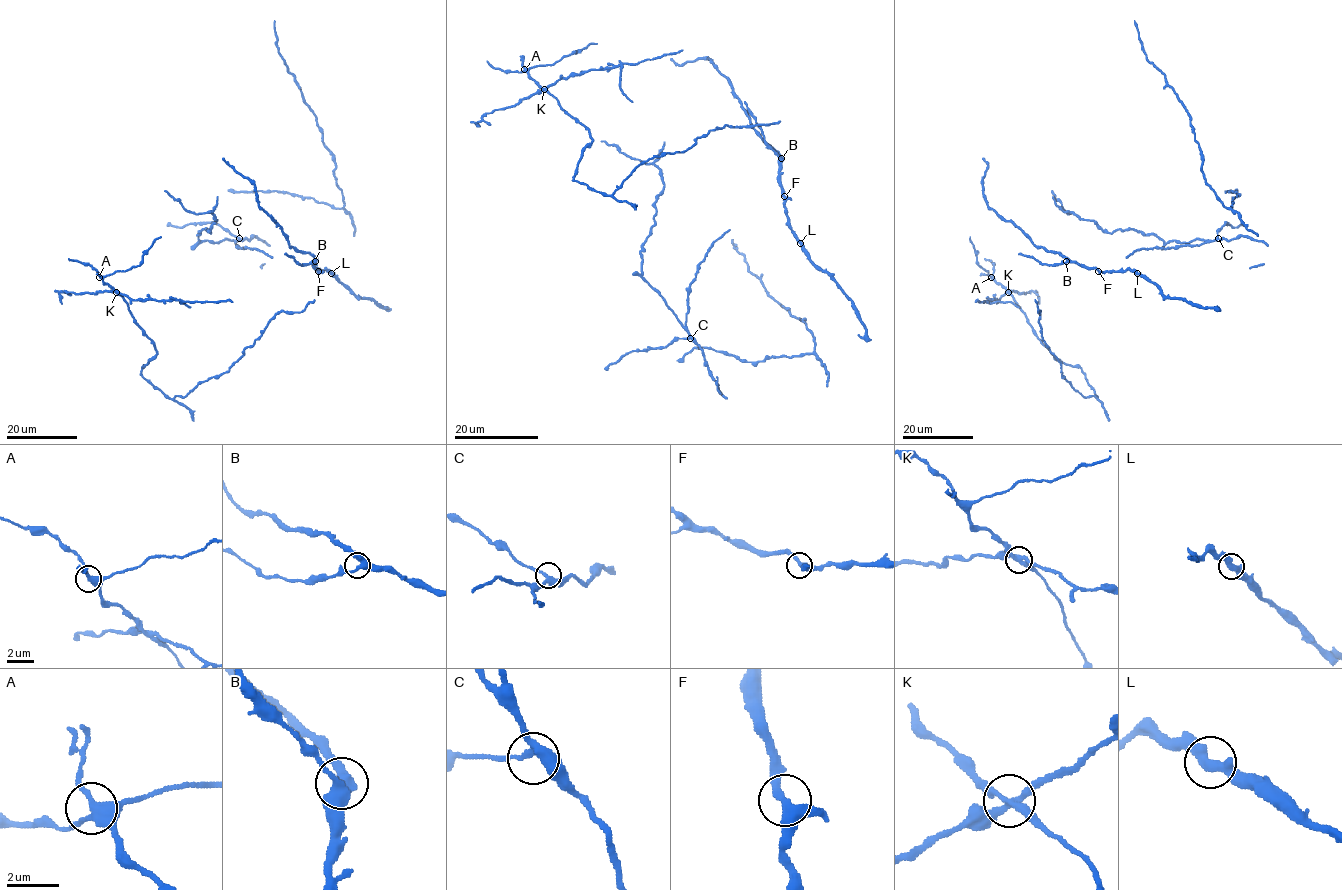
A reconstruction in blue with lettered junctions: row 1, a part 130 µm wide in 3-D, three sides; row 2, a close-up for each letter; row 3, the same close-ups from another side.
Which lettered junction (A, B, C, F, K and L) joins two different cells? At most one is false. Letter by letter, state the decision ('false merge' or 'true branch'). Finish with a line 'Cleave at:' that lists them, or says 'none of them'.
A: true branch
B: true branch
C: true branch
F: true branch
K: false merge
L: true branch
Cleave at: K

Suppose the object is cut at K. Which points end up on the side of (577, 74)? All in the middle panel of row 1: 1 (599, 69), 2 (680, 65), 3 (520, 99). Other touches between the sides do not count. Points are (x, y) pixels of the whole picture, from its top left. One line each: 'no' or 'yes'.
1: yes
2: no
3: yes

